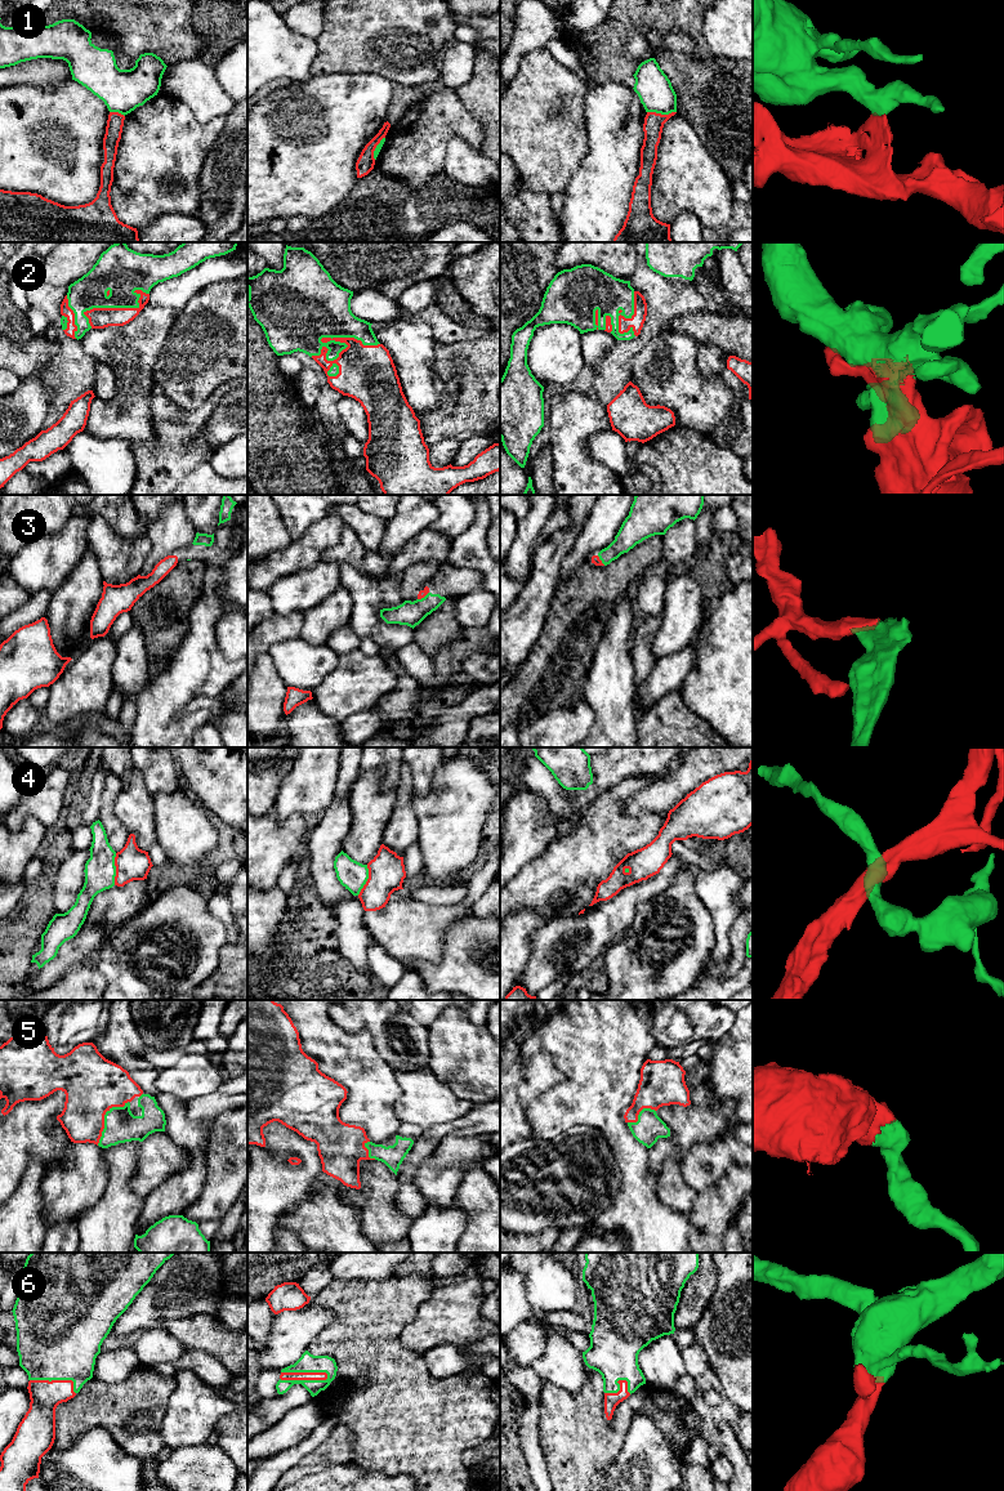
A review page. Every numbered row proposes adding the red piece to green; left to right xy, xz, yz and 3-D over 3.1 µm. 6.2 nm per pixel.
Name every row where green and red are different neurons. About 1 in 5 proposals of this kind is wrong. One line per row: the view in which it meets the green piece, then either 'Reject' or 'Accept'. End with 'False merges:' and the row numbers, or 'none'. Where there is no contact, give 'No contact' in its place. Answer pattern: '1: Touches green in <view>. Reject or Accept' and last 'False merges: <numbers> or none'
1: Touches green in yz. Reject
2: Touches green in xz. Accept
3: Touches green in xz. Accept
4: Touches green in xy. Reject
5: Touches green in xy. Accept
6: Touches green in xz. Accept
False merges: 1, 4

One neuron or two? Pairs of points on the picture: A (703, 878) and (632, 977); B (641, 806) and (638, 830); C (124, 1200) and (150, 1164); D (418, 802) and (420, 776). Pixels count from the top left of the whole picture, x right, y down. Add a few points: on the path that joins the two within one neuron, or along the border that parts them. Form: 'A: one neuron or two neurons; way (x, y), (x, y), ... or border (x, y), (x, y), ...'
A: two neurons; border (685, 867), (694, 876), (696, 896), (710, 914)
B: two neurons; border (623, 807), (627, 815), (633, 816), (668, 811)
C: two neurons; border (137, 1159), (132, 1187), (143, 1197)
D: two neurons; border (436, 768), (432, 789), (425, 794), (414, 795)

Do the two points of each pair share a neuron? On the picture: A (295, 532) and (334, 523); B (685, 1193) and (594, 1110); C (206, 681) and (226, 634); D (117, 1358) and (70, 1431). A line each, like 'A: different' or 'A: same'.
A: different
B: different
C: different
D: different

